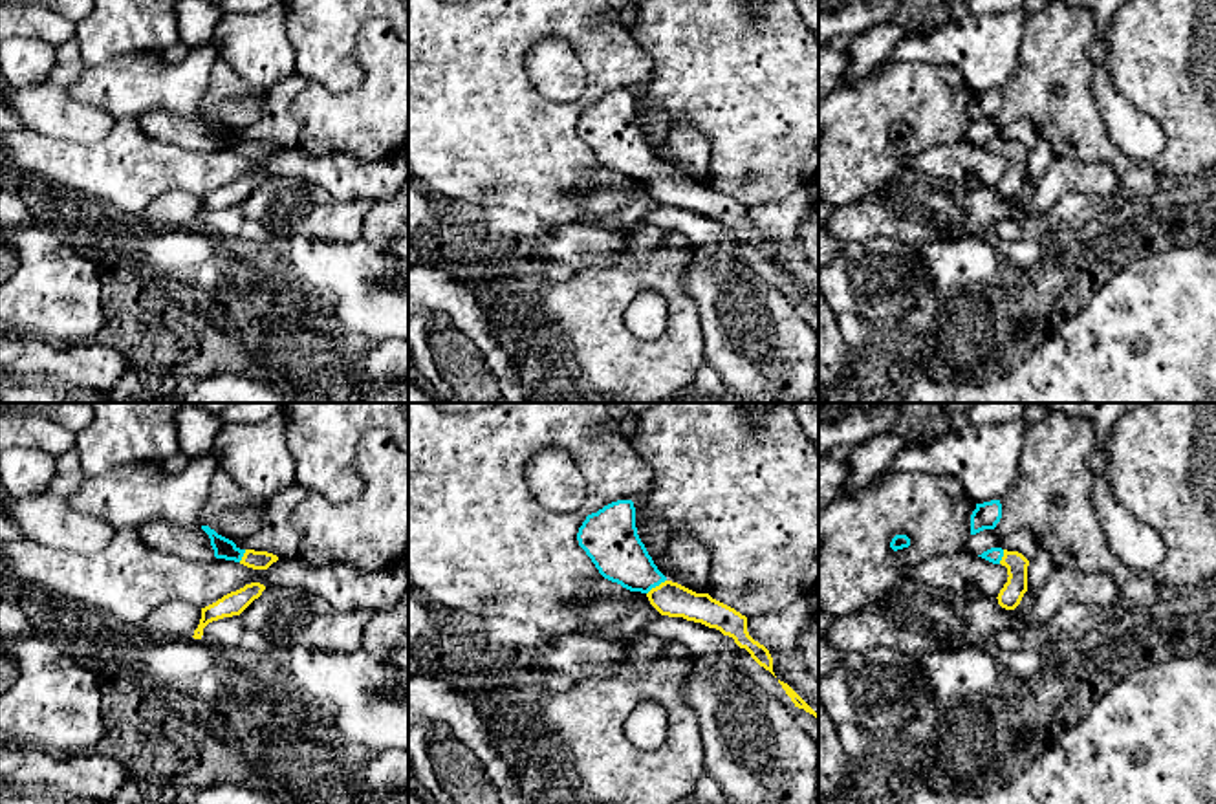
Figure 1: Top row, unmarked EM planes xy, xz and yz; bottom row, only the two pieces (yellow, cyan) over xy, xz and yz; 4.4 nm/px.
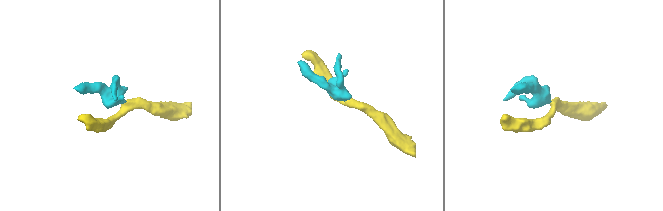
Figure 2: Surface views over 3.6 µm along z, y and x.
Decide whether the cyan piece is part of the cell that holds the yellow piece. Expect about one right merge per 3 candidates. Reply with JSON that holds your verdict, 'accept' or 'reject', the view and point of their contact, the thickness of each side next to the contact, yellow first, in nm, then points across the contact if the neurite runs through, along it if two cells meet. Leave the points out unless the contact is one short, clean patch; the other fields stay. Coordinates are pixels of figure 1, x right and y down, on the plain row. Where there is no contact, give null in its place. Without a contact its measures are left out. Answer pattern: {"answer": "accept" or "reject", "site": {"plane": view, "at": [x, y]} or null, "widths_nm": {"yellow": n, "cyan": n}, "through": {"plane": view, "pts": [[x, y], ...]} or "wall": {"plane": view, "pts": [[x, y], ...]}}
{"answer": "accept", "site": {"plane": "xz", "at": [656, 176]}, "widths_nm": {"yellow": 150, "cyan": 240}, "through": {"plane": "xz", "pts": [[673, 189], [656, 176], [616, 140]]}}

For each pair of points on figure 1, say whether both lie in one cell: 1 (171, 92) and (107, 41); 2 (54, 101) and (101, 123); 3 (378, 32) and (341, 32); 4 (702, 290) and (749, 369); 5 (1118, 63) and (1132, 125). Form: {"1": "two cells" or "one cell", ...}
{"1": "two cells", "2": "one cell", "3": "two cells", "4": "one cell", "5": "two cells"}

